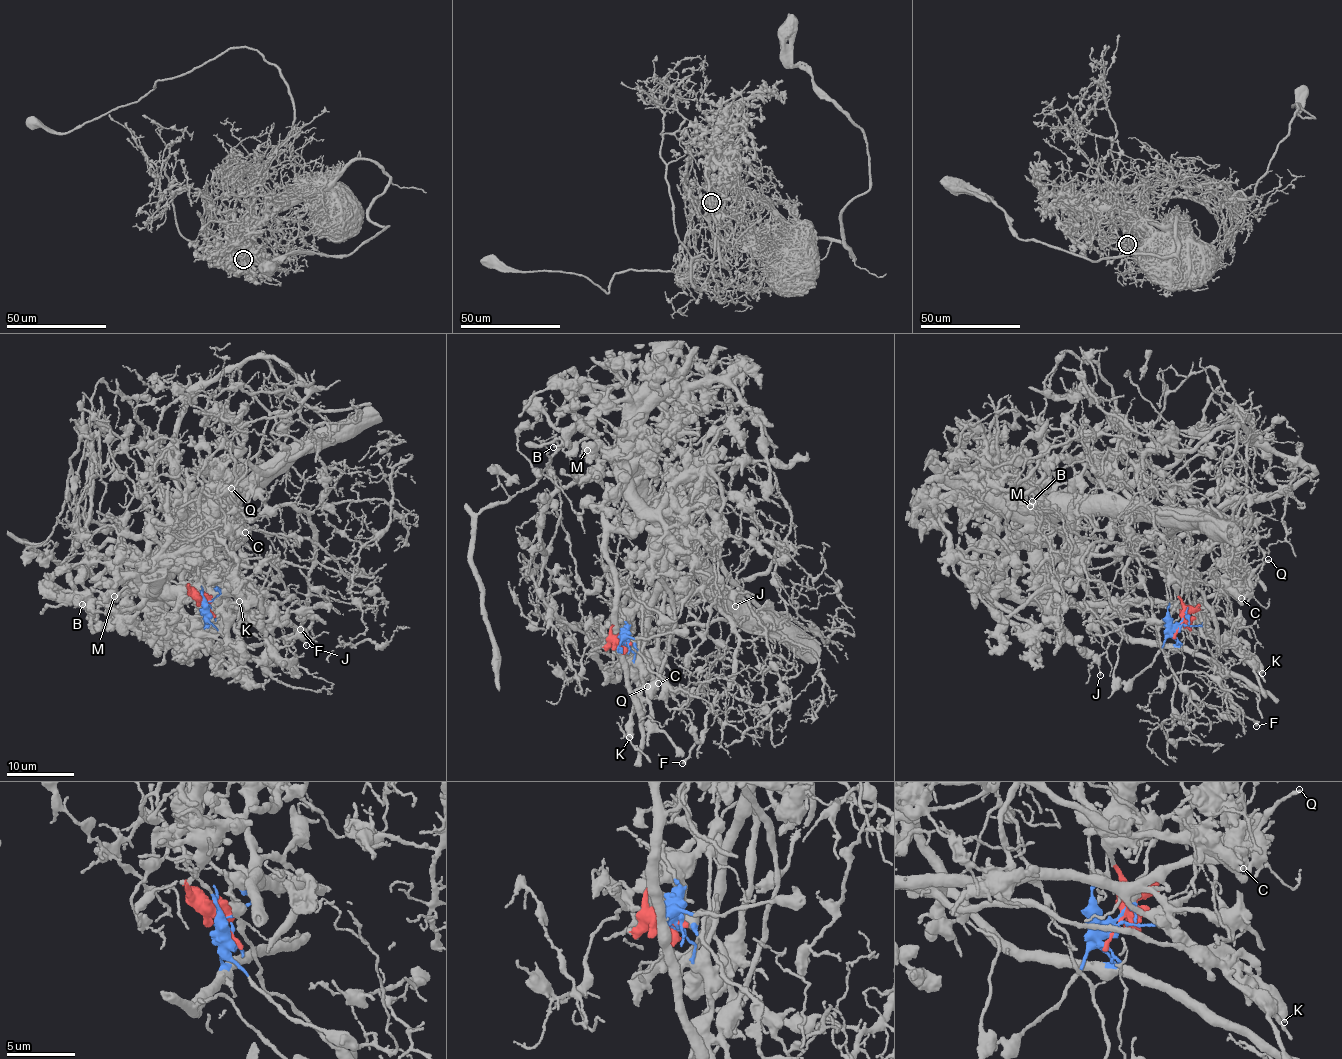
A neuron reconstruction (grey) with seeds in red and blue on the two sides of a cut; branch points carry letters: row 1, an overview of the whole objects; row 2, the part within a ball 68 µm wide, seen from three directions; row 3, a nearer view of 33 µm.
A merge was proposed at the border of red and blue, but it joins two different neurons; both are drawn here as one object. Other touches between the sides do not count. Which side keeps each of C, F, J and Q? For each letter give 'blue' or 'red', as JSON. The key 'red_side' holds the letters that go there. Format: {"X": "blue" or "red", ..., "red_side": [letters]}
{"C": "red", "F": "blue", "J": "blue", "Q": "red", "red_side": ["C", "Q"]}

